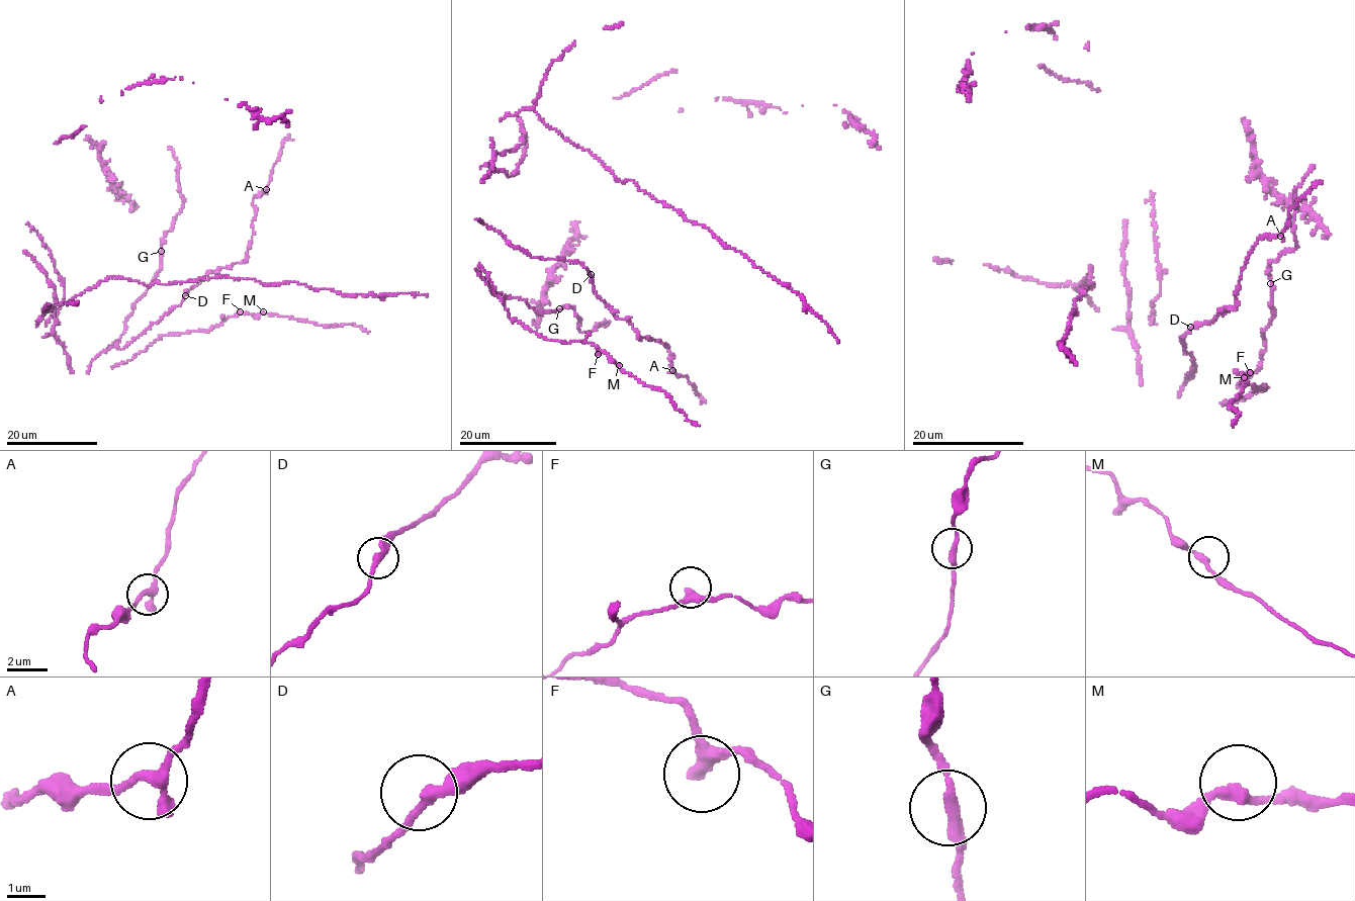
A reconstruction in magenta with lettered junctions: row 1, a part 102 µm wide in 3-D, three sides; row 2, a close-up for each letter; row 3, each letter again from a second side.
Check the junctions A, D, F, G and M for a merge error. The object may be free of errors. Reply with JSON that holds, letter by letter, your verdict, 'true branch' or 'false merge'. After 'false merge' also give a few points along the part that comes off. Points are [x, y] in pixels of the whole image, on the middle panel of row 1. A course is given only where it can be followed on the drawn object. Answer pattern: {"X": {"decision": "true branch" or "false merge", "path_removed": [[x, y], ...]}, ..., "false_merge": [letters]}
{"A": {"decision": "true branch"}, "D": {"decision": "true branch"}, "F": {"decision": "true branch"}, "G": {"decision": "true branch"}, "M": {"decision": "true branch"}, "false_merge": []}

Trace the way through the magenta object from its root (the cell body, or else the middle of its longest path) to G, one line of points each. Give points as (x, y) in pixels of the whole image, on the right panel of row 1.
G: (1256, 371), (1265, 349), (1262, 334), (1273, 314), (1270, 283)

